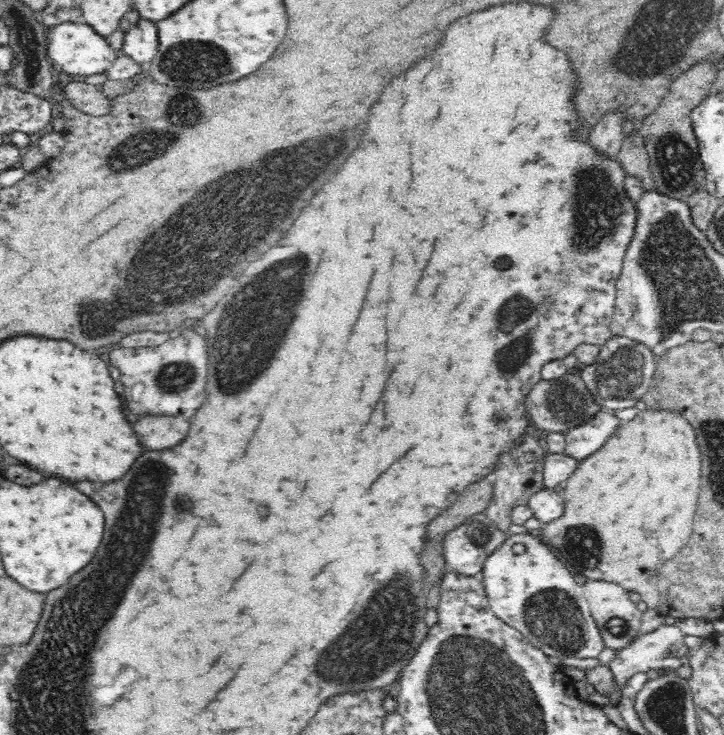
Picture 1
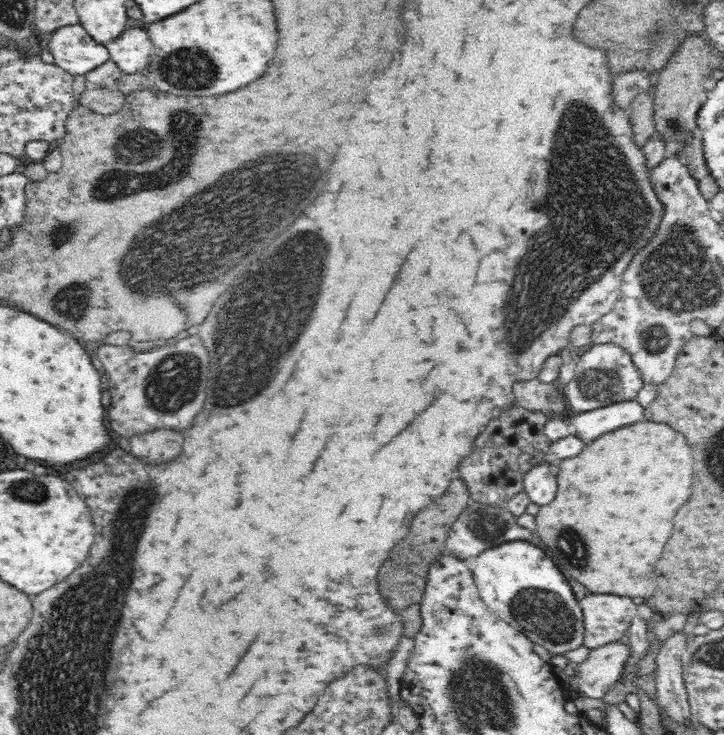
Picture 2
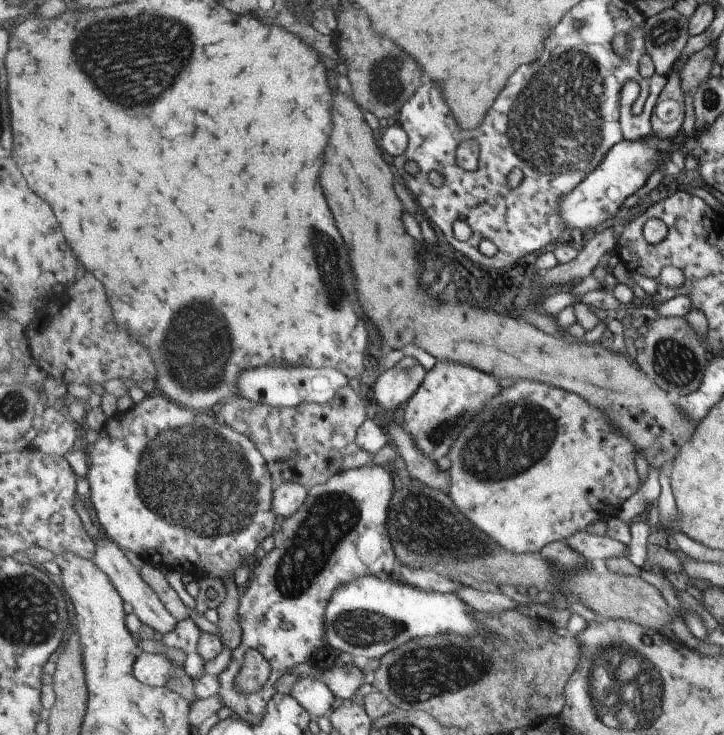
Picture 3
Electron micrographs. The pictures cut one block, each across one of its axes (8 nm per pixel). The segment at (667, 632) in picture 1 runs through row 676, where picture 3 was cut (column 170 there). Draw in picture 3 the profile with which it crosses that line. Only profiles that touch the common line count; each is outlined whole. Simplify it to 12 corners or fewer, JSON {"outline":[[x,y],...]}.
{"outline":[[107,536],[94,561],[111,577],[133,614],[162,636],[178,620]]}

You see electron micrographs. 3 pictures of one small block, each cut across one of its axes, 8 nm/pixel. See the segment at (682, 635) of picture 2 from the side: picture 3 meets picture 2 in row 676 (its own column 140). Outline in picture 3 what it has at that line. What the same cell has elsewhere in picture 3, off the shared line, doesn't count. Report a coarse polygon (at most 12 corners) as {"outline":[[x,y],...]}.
{"outline":[[142,652],[134,675],[147,686],[166,687],[173,660]]}

